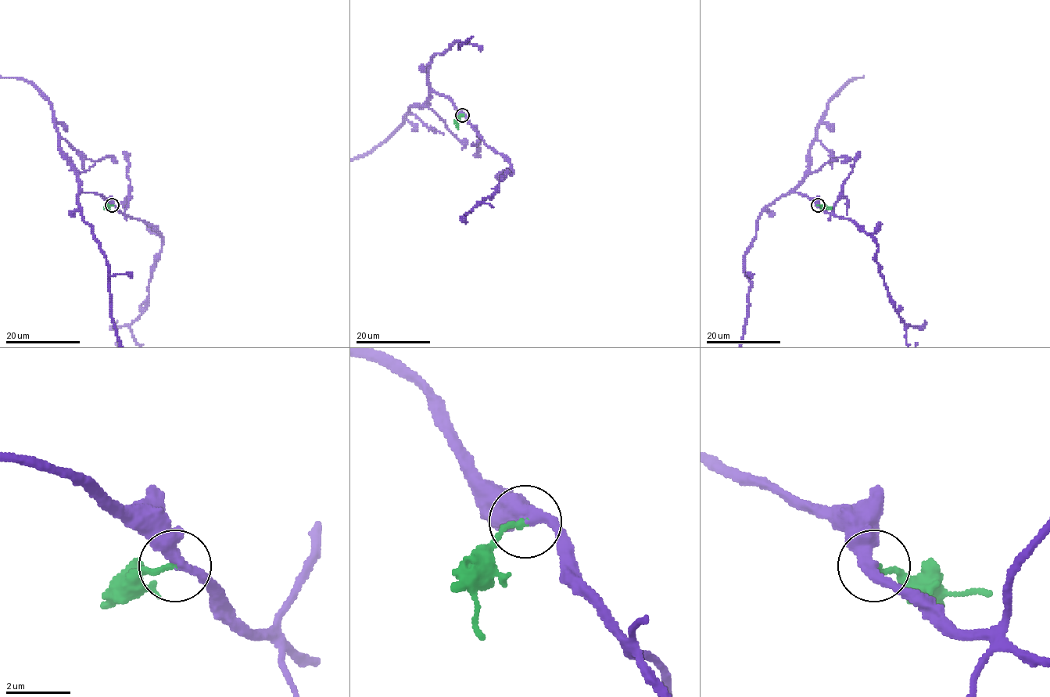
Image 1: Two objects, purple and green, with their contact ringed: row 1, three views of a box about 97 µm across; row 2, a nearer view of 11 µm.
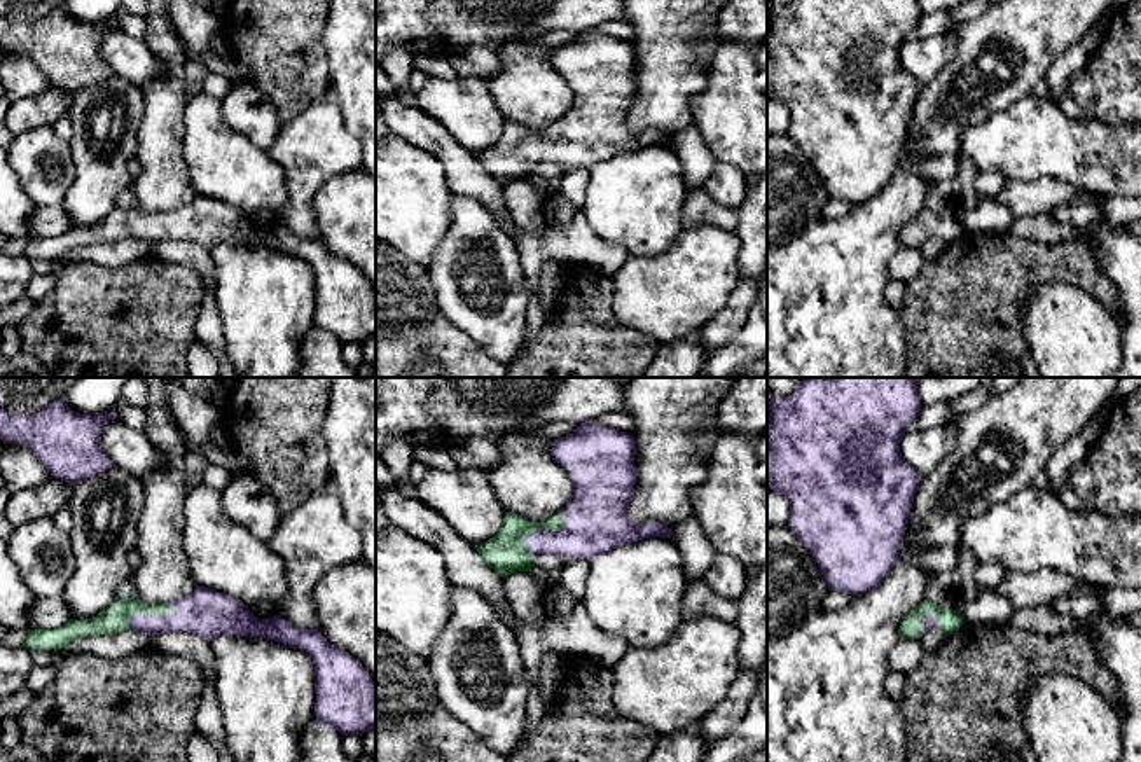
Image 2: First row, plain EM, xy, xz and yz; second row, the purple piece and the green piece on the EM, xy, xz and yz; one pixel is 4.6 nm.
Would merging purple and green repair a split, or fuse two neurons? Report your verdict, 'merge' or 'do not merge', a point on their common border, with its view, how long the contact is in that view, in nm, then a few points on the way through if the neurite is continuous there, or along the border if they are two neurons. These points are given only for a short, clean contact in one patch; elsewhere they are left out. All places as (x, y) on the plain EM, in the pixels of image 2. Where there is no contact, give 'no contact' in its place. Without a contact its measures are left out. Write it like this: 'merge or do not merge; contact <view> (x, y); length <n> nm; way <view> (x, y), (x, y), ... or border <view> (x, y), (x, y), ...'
merge; contact xz (547, 140); length 240 nm; way xz (596, 130), (577, 140), (547, 140), (535, 140), (505, 161)

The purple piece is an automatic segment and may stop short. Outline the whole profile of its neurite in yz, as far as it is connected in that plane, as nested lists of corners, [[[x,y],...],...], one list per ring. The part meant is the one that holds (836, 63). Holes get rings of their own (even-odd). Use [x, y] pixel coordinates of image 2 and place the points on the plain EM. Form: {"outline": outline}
{"outline": [[[767,0],[767,87],[771,89],[771,98],[781,100],[788,107],[788,136],[818,171],[830,199],[860,204],[881,192],[898,168],[909,122],[921,89],[916,79],[902,66],[900,51],[905,37],[917,26],[919,19],[921,10],[917,0],[793,0],[790,5]]]}

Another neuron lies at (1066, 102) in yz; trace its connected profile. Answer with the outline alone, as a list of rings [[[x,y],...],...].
[[[1082,72],[1078,73],[1078,75],[1075,75],[1066,86],[1064,86],[1064,89],[1062,89],[1062,93],[1061,93],[1061,96],[1059,96],[1059,101],[1057,101],[1057,105],[1062,108],[1062,112],[1068,115],[1068,117],[1071,117],[1073,121],[1083,121],[1085,117],[1087,117],[1087,114],[1076,105],[1076,101],[1073,100],[1073,96],[1071,96],[1071,82],[1075,80],[1075,79],[1078,79],[1078,77],[1082,77]]]

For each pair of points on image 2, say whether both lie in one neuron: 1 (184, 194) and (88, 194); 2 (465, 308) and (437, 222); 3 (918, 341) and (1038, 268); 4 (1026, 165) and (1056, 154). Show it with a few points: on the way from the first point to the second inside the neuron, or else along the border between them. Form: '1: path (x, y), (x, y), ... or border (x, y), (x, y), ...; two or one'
1: border (133, 180), (128, 187); two
2: border (453, 198), (451, 226), (427, 268); two
3: path (947, 320), (996, 271), (1009, 270); one
4: path (1033, 158), (1037, 154), (1049, 154); one

